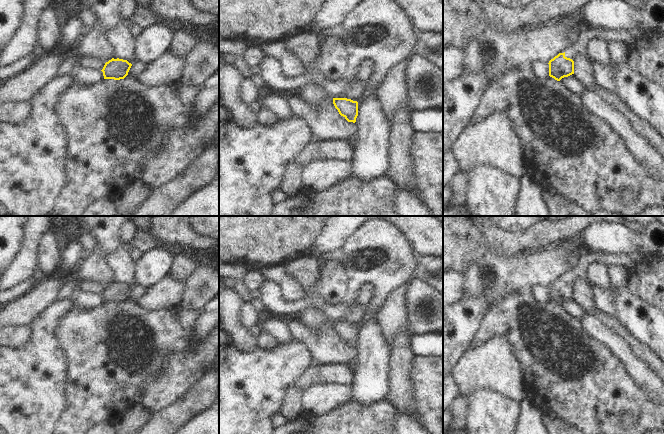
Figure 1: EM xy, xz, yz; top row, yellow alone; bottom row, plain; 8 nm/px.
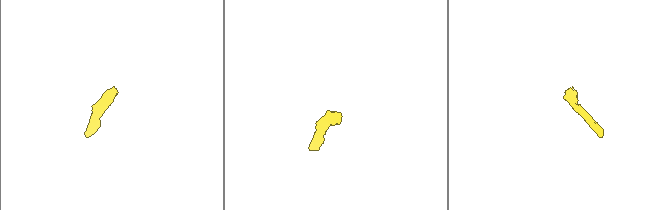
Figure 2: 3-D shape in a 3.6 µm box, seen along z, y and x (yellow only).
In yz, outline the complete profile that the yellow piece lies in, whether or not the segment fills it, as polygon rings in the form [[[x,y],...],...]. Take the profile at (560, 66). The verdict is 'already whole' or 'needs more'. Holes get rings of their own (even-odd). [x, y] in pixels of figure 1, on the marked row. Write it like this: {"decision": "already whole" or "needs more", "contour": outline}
{"decision": "needs more", "contour": [[[583,28],[576,43],[570,44],[549,61],[549,76],[560,81],[562,78],[574,74],[574,60],[576,56],[581,53],[581,49],[585,48],[593,38],[598,38],[606,42],[623,42],[630,46],[642,33],[639,30],[619,32],[600,28]]]}

